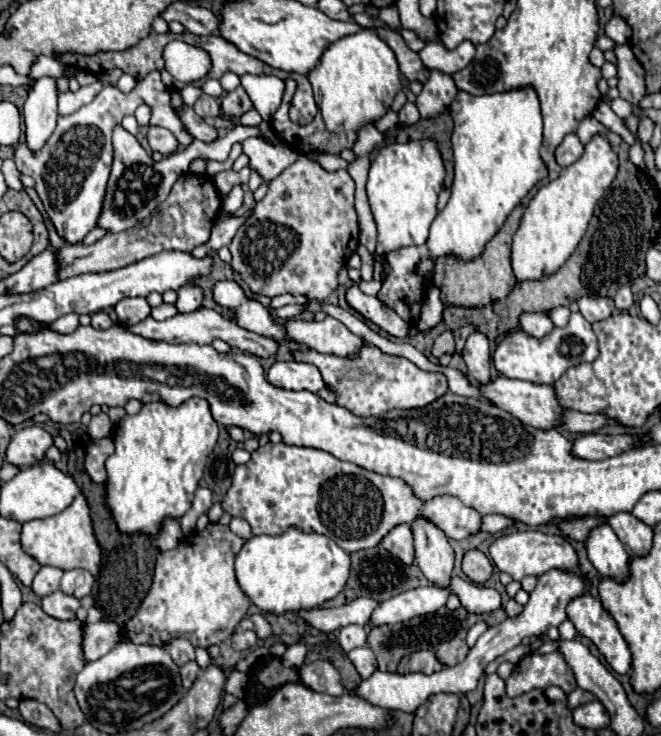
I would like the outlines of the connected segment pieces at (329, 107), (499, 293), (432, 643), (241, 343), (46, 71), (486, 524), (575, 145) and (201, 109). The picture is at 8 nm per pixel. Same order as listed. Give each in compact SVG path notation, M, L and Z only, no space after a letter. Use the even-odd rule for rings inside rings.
M375 24L361 28L359 32L343 36L337 42L329 44L319 64L307 74L307 78L311 84L319 84L319 90L321 90L319 112L325 122L323 138L313 138L313 134L311 136L301 134L301 126L295 126L289 120L287 100L283 100L283 104L271 118L271 128L281 134L285 144L289 144L291 148L299 148L303 152L319 148L319 150L337 154L341 148L351 146L355 132L363 124L375 122L377 118L381 118L389 110L393 96L401 90L401 72L399 72L395 52L389 48L385 40L377 36ZM339 136L343 136L343 142L339 140Z
M519 204L505 220L503 228L487 242L483 254L471 260L461 260L453 254L441 256L435 262L435 278L433 284L441 288L443 300L449 304L459 304L459 306L483 306L491 304L495 300L505 298L511 288L515 286L515 274L511 270L511 238L519 226L519 220L523 216L523 206Z
M443 606L443 608L439 608L437 612L433 612L429 616L415 616L409 622L401 622L401 624L395 624L395 626L371 628L367 644L375 650L379 670L385 670L385 672L395 672L401 658L411 654L413 650L419 650L419 648L431 648L443 664L455 666L455 664L463 662L467 652L469 652L469 646L465 644L465 636L467 636L467 630L477 620L485 620L487 624L501 624L505 618L507 618L507 614L505 614L503 608L499 608L495 612L489 612L489 614L469 614L465 608L449 610L447 606Z
M199 308L199 310L195 310L195 312L187 314L187 316L177 314L177 316L169 318L169 320L163 320L163 322L157 322L157 320L153 320L153 318L149 316L149 318L145 318L143 322L131 326L129 330L135 332L135 334L141 334L143 338L149 338L149 340L179 340L179 342L211 344L211 340L221 338L221 340L227 342L229 346L239 348L239 350L243 350L243 352L247 352L247 354L259 356L259 358L277 356L277 350L279 350L277 342L267 340L267 338L263 338L263 336L255 336L255 332L247 332L247 330L239 328L239 326L235 324L235 320L227 320L227 318L223 318L219 312L207 310L207 308Z
M37 56L37 60L33 62L33 66L31 66L31 72L29 72L29 78L31 80L37 80L37 78L41 78L41 76L61 76L63 74L63 66L55 60L55 58L51 58L51 56Z
M487 514L487 516L483 516L483 532L491 532L491 534L495 534L495 532L501 532L501 530L505 530L505 528L509 528L509 526L513 526L515 522L511 520L511 518L507 518L507 516L497 516L497 514Z
M567 134L555 150L555 160L561 168L565 168L565 166L573 164L581 154L583 154L583 144L579 142L579 138L575 134Z
M201 94L199 98L197 98L197 102L195 102L195 112L201 116L201 118L205 118L205 116L219 116L219 112L221 112L221 108L219 108L219 102L215 100L215 98L211 98L211 96L207 96L207 94Z

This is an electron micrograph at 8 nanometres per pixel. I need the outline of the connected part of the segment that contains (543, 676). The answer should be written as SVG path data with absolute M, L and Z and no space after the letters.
M559 652L543 656L527 654L525 658L521 658L521 662L515 664L515 670L505 684L509 696L521 696L533 688L547 686L559 686L567 694L571 694L577 688L573 672Z

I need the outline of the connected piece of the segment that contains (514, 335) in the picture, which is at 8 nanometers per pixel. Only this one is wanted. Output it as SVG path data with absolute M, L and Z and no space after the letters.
M573 312L567 326L563 326L563 328L555 326L543 338L535 338L535 336L527 334L523 328L511 330L497 344L497 350L493 354L493 362L495 362L495 368L507 378L517 378L517 380L533 382L533 384L551 386L571 366L581 364L581 362L591 362L597 356L599 356L597 338L591 330L591 324L581 316L581 312Z

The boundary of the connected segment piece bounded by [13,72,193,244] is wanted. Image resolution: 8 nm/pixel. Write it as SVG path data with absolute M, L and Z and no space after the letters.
M150 72L147 78L139 80L135 90L123 94L117 86L105 86L93 102L85 104L69 116L59 116L57 128L41 150L33 154L33 160L25 160L25 142L19 142L15 148L17 170L29 174L35 180L35 190L45 206L49 220L53 222L57 234L67 244L79 244L83 238L97 226L97 220L103 210L103 198L107 188L107 178L113 160L111 148L111 130L123 116L133 114L141 102L154 106L151 124L169 128L181 146L189 146L193 138L183 130L183 124L170 106L171 92L161 82L159 72Z

